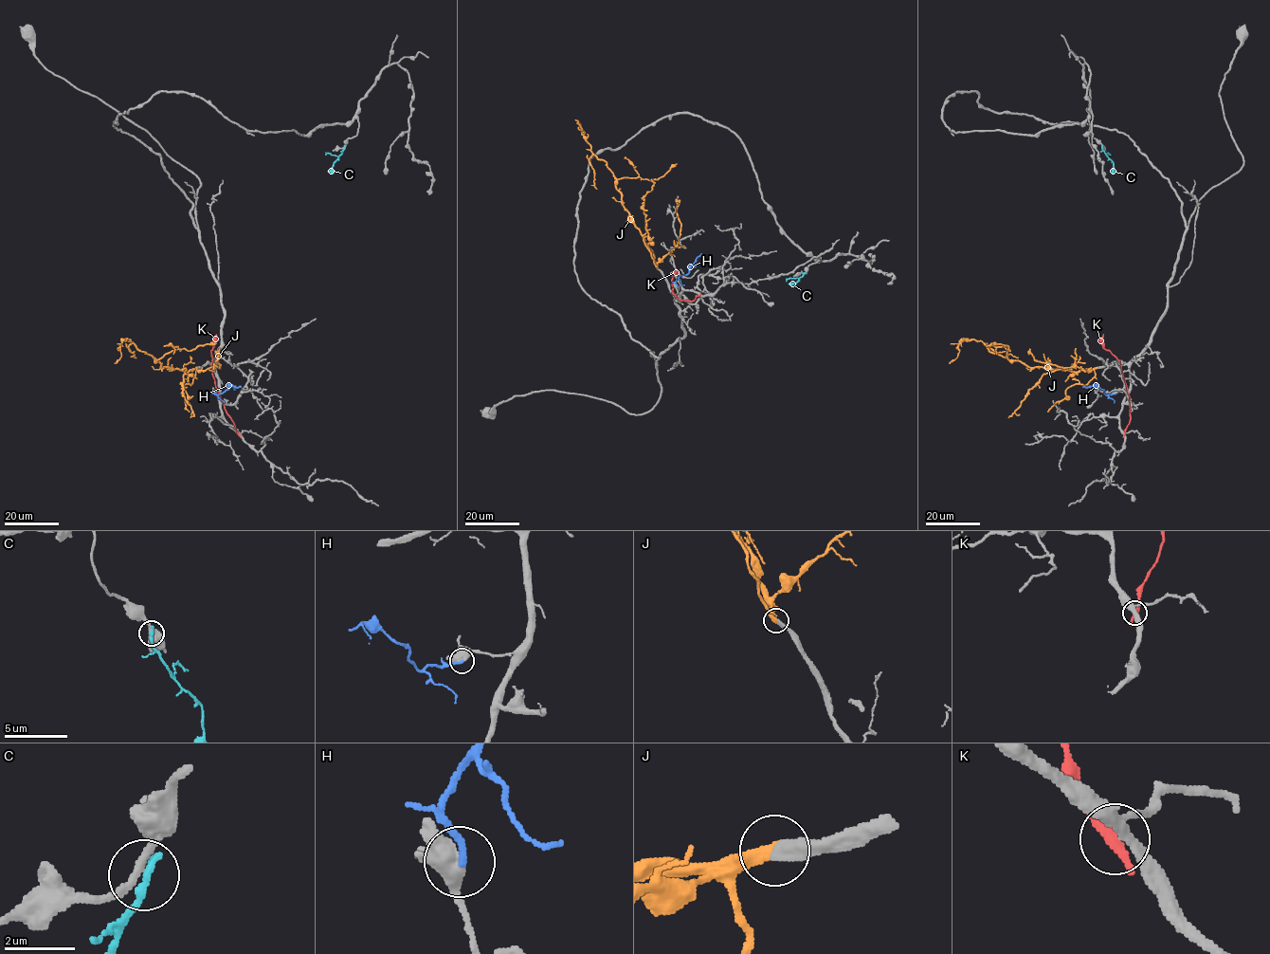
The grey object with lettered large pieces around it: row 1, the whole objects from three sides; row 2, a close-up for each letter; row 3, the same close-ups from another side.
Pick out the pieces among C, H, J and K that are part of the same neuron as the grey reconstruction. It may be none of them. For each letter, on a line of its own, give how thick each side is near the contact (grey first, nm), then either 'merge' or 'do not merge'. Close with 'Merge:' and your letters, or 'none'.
C: 200 nm thick on the grey side, 280 nm on the other; do not merge
H: 460 nm thick on the grey side, 190 nm on the other; merge
J: 360 nm thick on the grey side, 400 nm on the other; merge
K: 300 nm thick on the grey side, 400 nm on the other; do not merge
Merge: H, J

